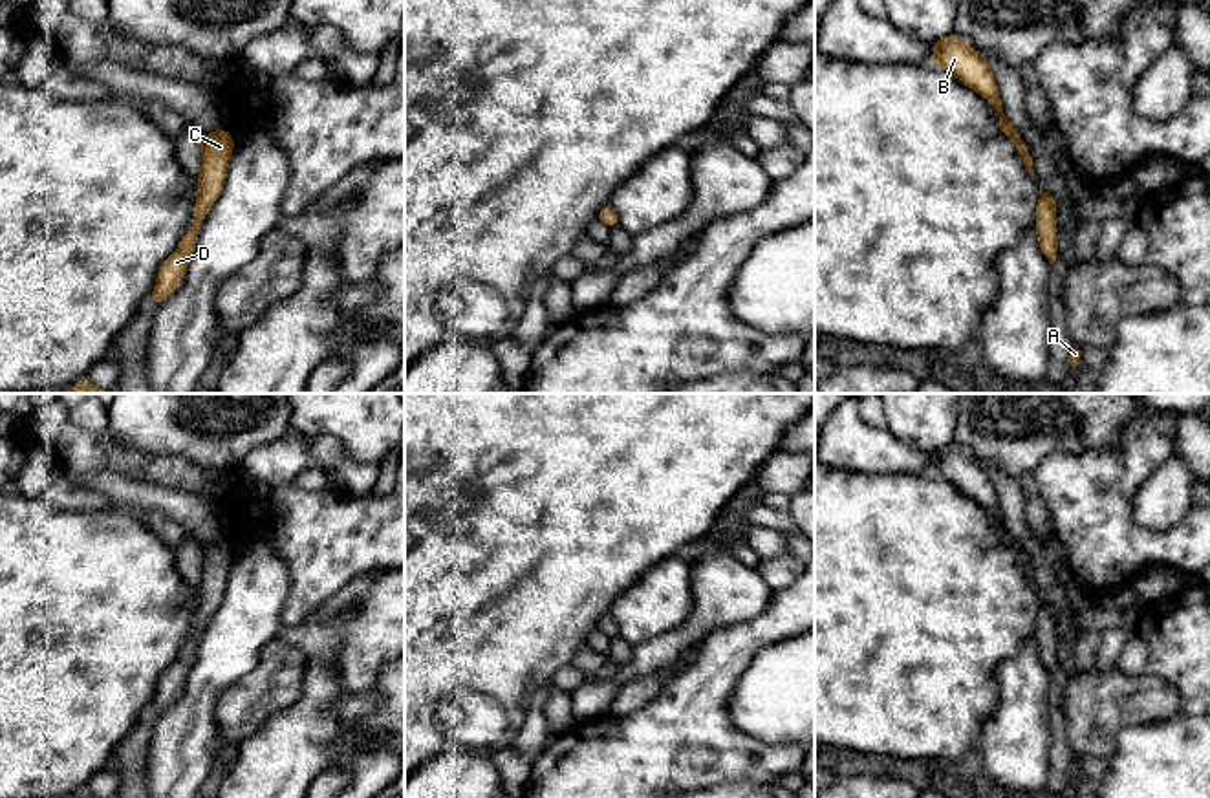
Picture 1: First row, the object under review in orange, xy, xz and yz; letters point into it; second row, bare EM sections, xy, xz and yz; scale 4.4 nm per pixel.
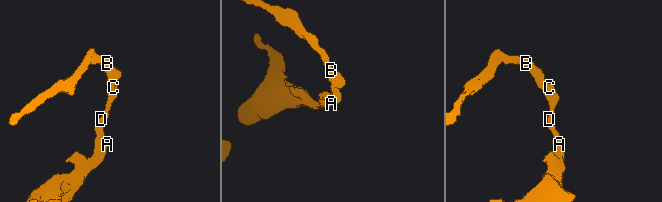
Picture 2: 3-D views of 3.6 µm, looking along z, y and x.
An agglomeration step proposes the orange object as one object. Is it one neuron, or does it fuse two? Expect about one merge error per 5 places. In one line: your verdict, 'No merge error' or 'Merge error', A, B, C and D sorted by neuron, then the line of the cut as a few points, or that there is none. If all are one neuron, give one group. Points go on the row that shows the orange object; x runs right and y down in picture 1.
No merge error. Groups: A B C D. No split

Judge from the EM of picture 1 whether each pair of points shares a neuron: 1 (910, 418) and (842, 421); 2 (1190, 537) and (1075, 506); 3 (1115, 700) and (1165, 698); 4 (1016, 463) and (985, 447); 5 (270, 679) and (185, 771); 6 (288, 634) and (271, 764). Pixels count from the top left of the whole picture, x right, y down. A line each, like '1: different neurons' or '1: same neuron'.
1: different neurons
2: same neuron
3: same neuron
4: same neuron
5: different neurons
6: same neuron

